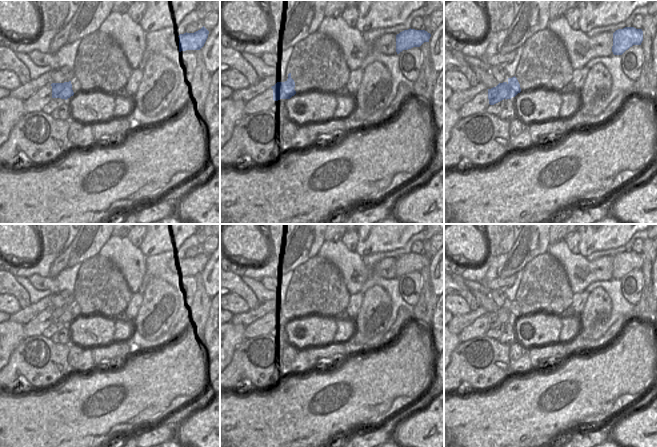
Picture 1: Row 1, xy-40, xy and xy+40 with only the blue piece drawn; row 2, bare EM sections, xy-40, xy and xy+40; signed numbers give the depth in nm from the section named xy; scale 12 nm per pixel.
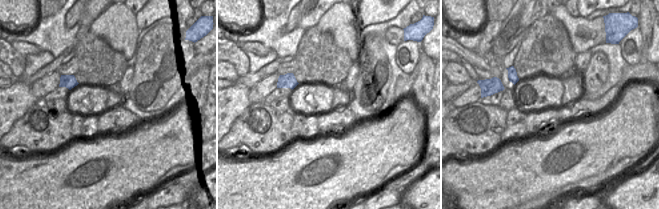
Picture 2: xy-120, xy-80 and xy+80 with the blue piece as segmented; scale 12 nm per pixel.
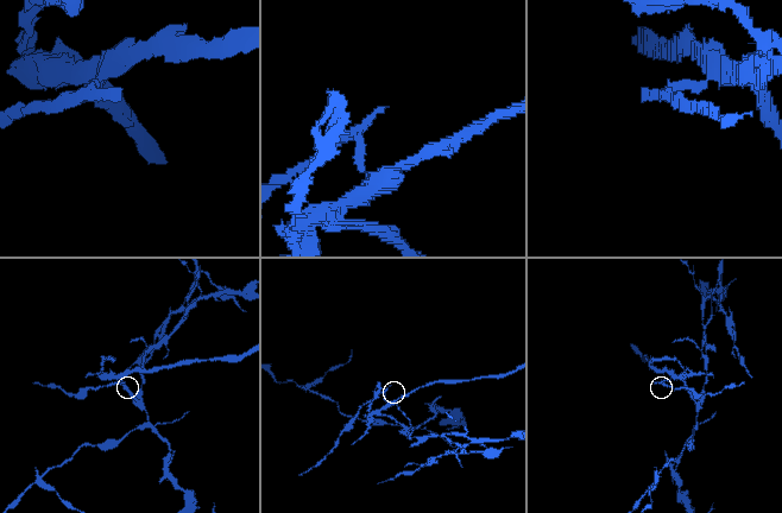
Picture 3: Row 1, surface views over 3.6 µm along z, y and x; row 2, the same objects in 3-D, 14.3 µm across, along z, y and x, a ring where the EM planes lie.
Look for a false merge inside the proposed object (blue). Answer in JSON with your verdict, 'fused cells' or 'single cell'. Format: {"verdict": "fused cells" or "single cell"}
{"verdict": "fused cells"}

